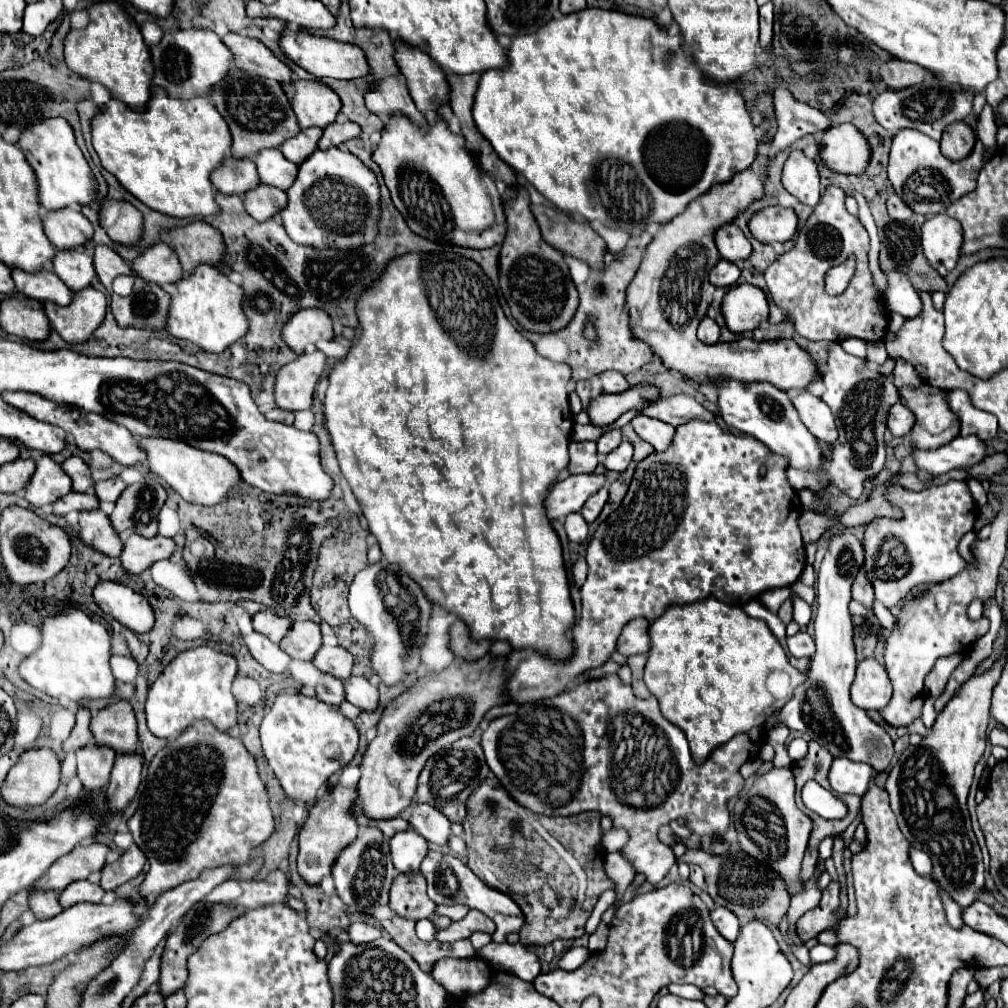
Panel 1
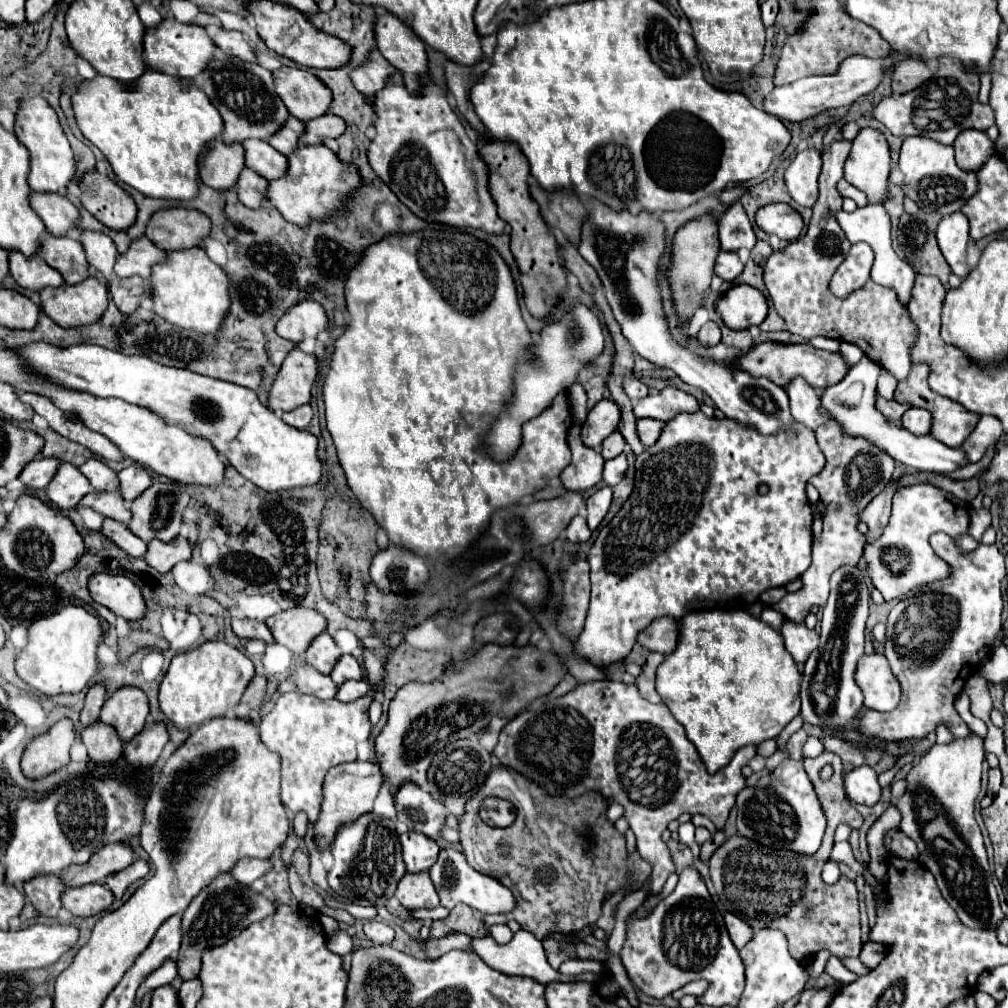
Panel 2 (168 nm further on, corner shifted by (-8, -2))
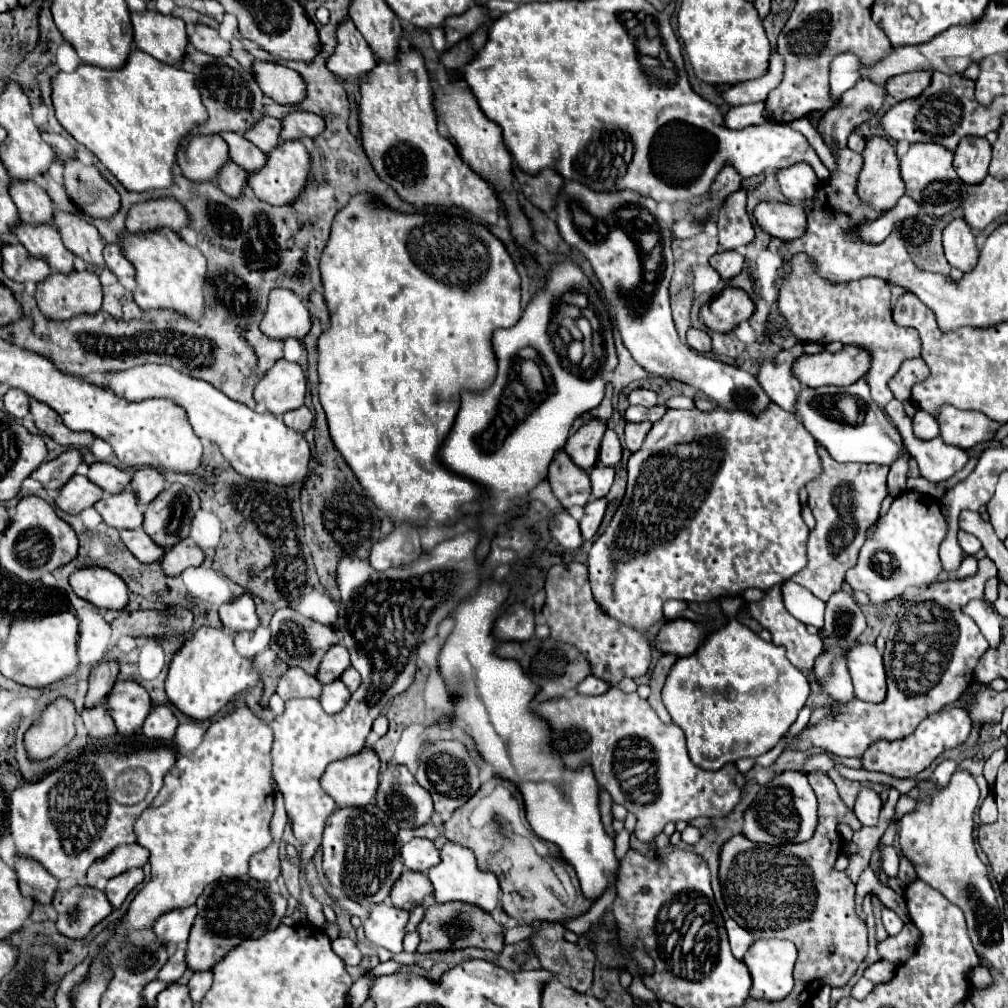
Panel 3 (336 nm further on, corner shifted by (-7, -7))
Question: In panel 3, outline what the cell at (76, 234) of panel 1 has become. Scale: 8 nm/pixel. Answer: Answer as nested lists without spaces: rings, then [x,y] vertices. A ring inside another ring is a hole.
[[[12,182],[10,196],[24,224],[54,224],[54,202],[38,182]]]

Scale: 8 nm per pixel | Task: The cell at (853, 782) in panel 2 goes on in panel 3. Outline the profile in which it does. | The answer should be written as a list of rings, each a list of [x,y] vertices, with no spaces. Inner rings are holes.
[[[862,786],[856,796],[856,804],[854,804],[854,814],[858,816],[858,820],[864,826],[876,826],[880,808],[882,808],[880,794],[876,790],[872,790],[870,786]]]

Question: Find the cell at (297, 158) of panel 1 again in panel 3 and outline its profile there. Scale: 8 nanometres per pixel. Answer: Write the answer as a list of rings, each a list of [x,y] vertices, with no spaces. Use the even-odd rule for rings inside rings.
[[[264,116],[252,130],[248,130],[244,134],[244,138],[248,138],[252,144],[256,144],[262,152],[272,152],[272,148],[278,146],[280,142],[280,128],[282,122],[270,116]]]

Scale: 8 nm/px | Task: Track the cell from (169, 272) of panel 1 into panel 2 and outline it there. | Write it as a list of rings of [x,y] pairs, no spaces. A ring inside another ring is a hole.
[[[139,237],[139,239],[131,241],[131,245],[125,253],[117,253],[115,273],[119,277],[139,275],[147,281],[151,265],[159,263],[159,261],[165,261],[165,251],[153,247],[153,243],[149,243],[147,237]]]

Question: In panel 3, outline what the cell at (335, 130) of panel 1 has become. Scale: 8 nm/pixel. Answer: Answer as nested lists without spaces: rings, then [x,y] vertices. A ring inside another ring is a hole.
[[[292,112],[282,120],[282,140],[298,140],[302,136],[316,138],[324,132],[324,120],[310,112]]]

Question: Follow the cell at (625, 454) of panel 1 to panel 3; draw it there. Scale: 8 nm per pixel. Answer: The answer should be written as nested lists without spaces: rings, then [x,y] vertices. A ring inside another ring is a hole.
[[[594,466],[590,470],[590,480],[592,480],[592,494],[594,498],[602,498],[608,494],[612,482],[614,482],[614,468],[610,466]]]

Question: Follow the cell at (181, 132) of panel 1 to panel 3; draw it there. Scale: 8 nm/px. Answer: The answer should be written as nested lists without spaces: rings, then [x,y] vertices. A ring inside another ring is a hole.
[[[132,48],[128,64],[122,70],[102,70],[82,64],[74,74],[60,72],[52,80],[52,102],[56,108],[56,118],[68,130],[68,134],[92,150],[96,158],[130,192],[170,188],[180,142],[200,124],[204,124],[204,120],[208,120],[200,92],[194,86],[194,76],[182,68],[162,64],[136,48]]]

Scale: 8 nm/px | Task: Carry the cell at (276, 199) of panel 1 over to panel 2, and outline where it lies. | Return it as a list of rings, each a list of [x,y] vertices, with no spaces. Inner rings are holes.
[[[243,169],[237,179],[239,201],[247,207],[261,207],[261,203],[265,199],[265,185],[267,185],[267,181],[261,175],[257,175],[251,169]]]

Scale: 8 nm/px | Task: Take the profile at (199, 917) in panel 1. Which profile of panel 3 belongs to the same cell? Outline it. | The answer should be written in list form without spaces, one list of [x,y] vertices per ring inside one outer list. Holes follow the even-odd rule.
[[[250,876],[242,878],[220,878],[204,888],[196,900],[198,914],[190,930],[186,964],[192,972],[210,970],[226,952],[238,946],[246,938],[260,938],[266,932],[274,930],[286,914],[286,898],[270,892],[268,884],[252,880]]]

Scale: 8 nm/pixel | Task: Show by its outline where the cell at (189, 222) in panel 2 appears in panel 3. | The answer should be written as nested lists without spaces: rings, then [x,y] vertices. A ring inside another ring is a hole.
[[[172,198],[134,204],[126,218],[126,228],[136,234],[144,234],[158,228],[172,228],[178,234],[188,224],[190,224],[190,216],[186,208]]]

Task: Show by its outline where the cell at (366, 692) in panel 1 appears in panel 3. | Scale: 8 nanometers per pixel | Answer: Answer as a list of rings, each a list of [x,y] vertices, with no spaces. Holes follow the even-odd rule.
[[[340,680],[326,684],[324,692],[320,696],[320,704],[322,704],[324,712],[328,712],[328,714],[340,712],[348,704],[348,700],[350,700],[350,692],[348,692],[348,688],[344,688],[344,684]]]

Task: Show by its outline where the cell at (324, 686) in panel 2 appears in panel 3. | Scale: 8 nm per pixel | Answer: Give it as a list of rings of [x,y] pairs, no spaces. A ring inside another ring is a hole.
[[[288,668],[288,672],[280,678],[276,692],[282,700],[320,698],[322,684],[314,676],[308,676],[302,668]]]

